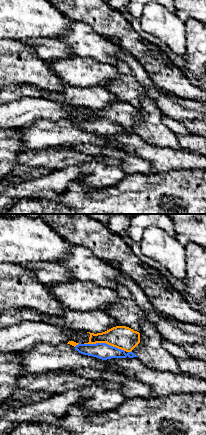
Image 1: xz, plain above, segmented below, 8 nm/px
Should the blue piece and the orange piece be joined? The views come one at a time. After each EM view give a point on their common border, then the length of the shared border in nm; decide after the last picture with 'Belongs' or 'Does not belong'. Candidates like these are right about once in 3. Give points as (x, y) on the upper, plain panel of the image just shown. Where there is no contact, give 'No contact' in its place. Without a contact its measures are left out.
Touches blue at (104, 119). Shared border 340 nm

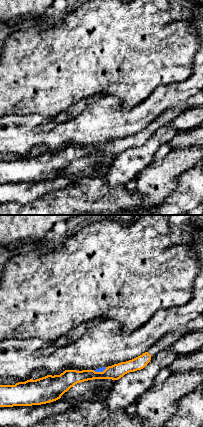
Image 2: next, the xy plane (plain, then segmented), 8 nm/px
Touches blue at (99, 147). Shared border 110 nm

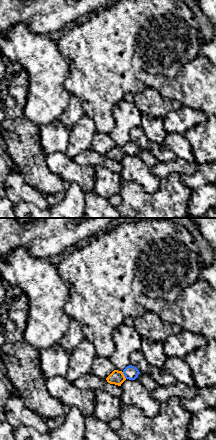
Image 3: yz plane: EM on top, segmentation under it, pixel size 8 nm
Touches blue at (124, 151). Shared border 70 nm

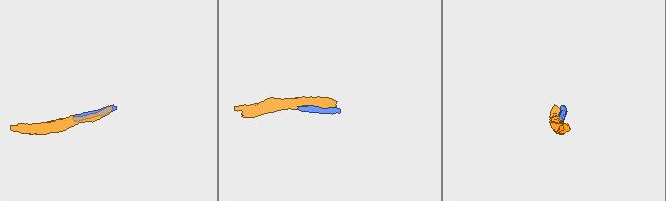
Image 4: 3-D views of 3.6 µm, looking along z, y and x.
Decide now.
Belongs

